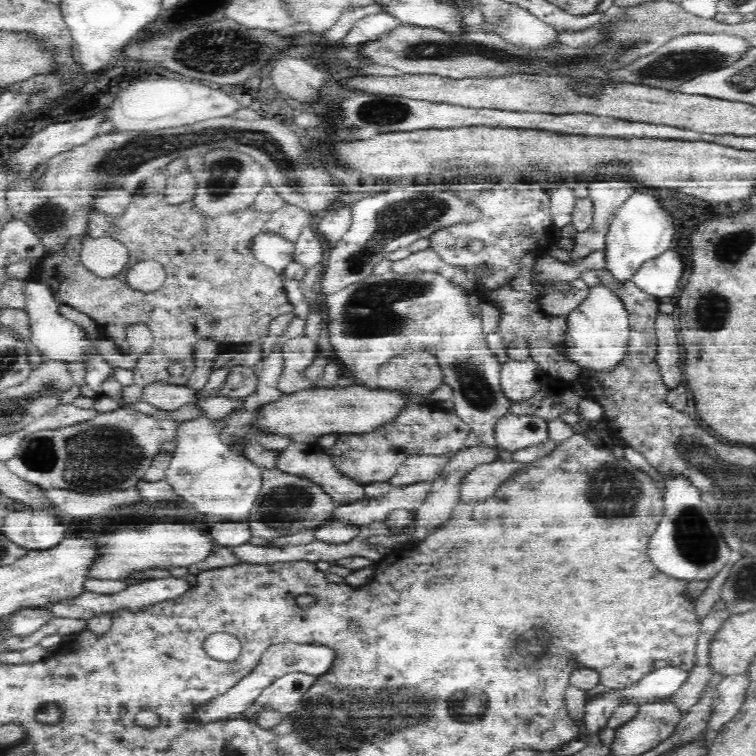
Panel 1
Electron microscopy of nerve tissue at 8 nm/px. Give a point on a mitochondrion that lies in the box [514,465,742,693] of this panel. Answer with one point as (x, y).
(693, 537)

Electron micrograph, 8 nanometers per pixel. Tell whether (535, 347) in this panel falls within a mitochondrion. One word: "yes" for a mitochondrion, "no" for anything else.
no

